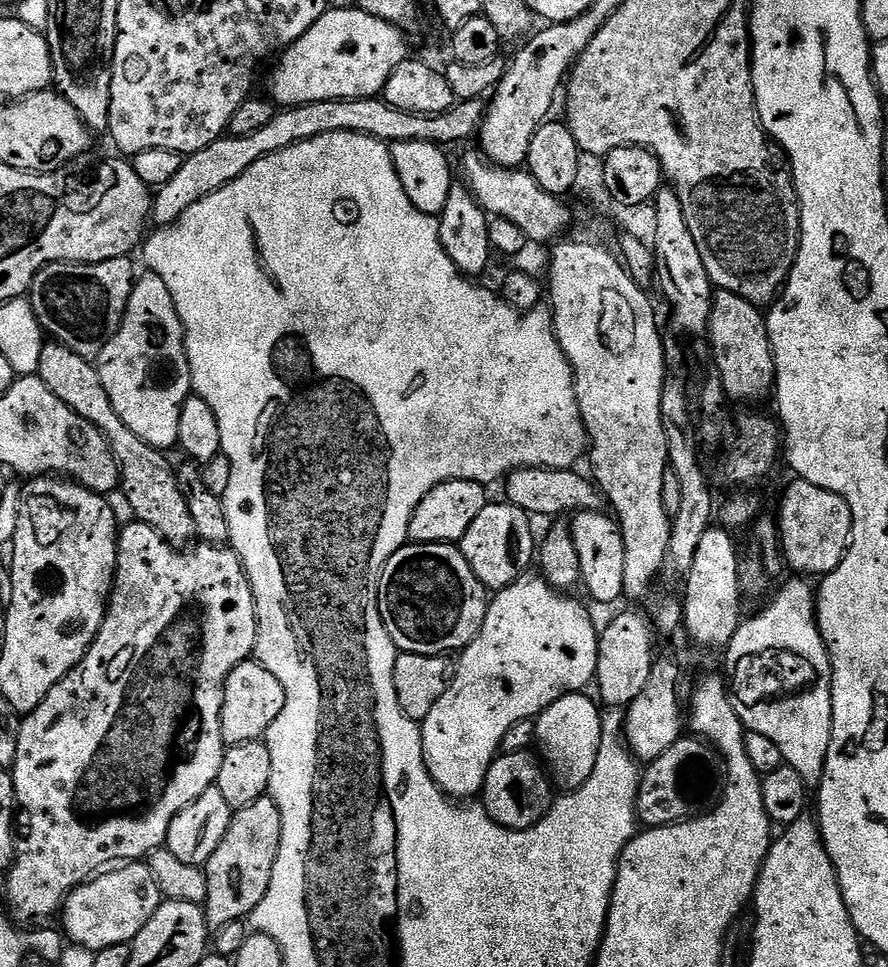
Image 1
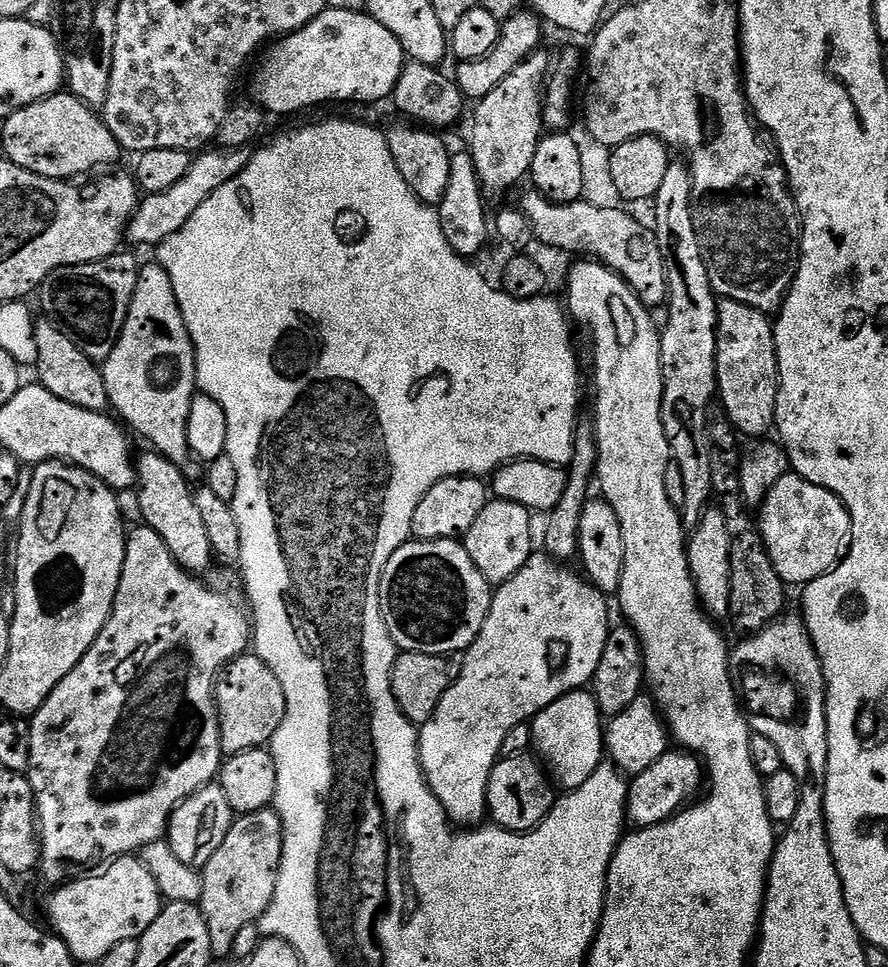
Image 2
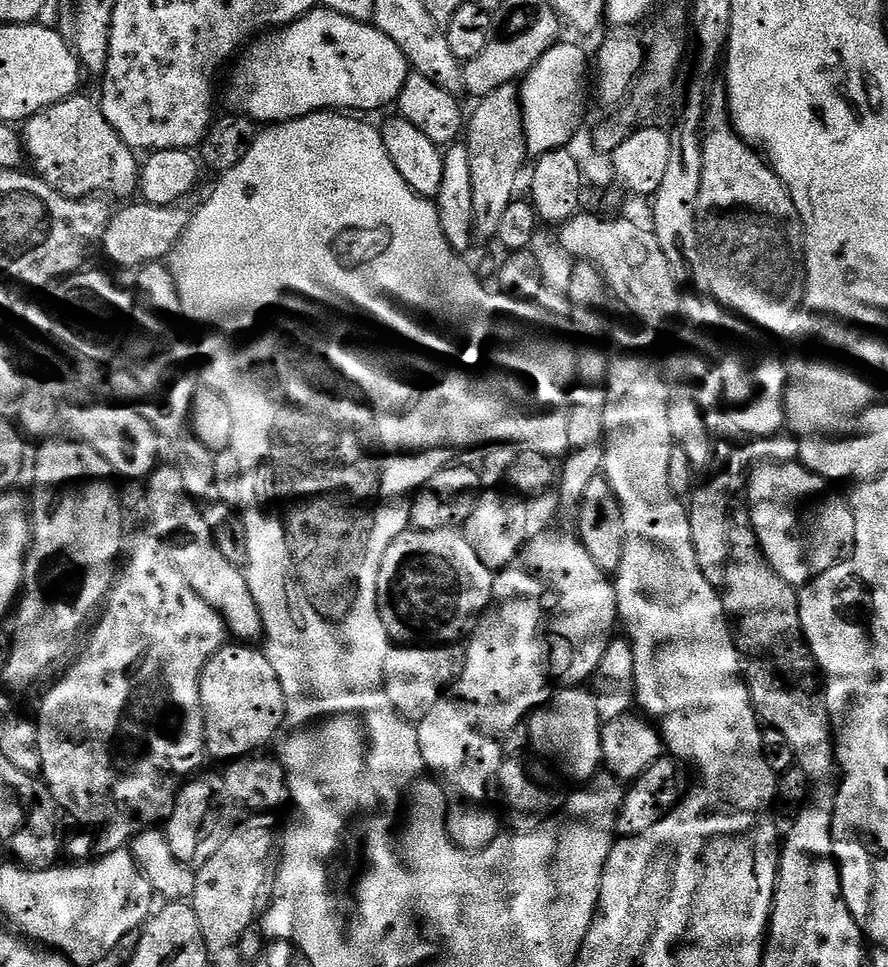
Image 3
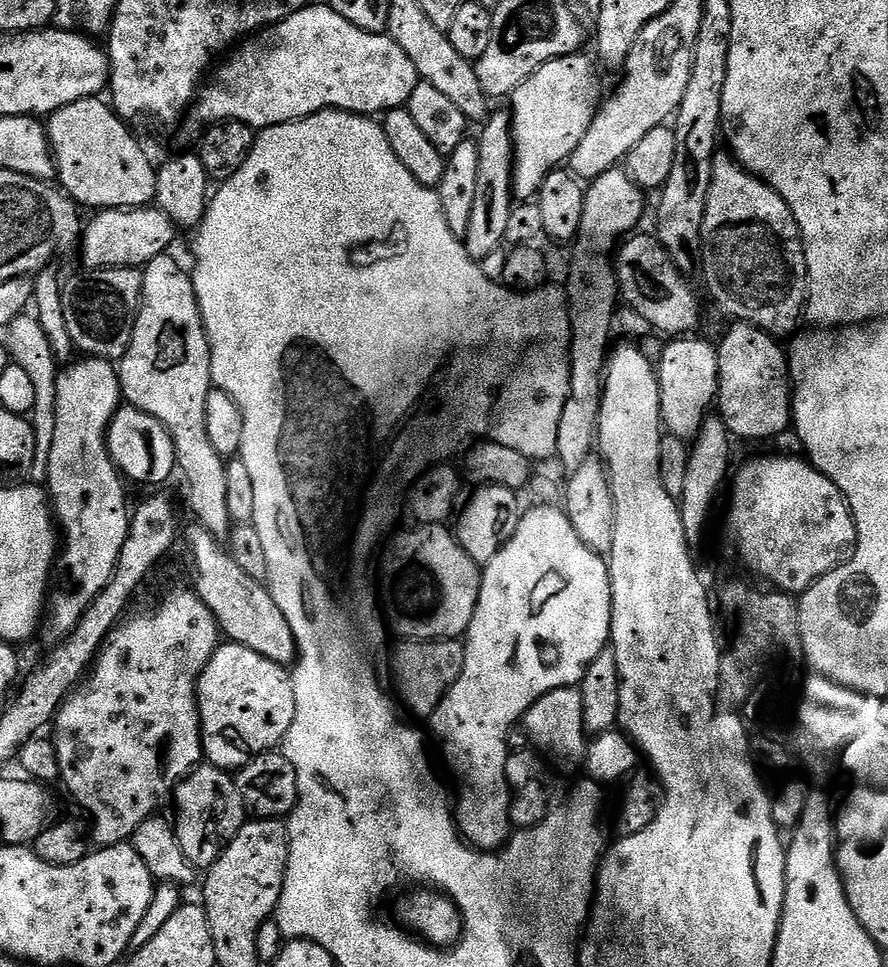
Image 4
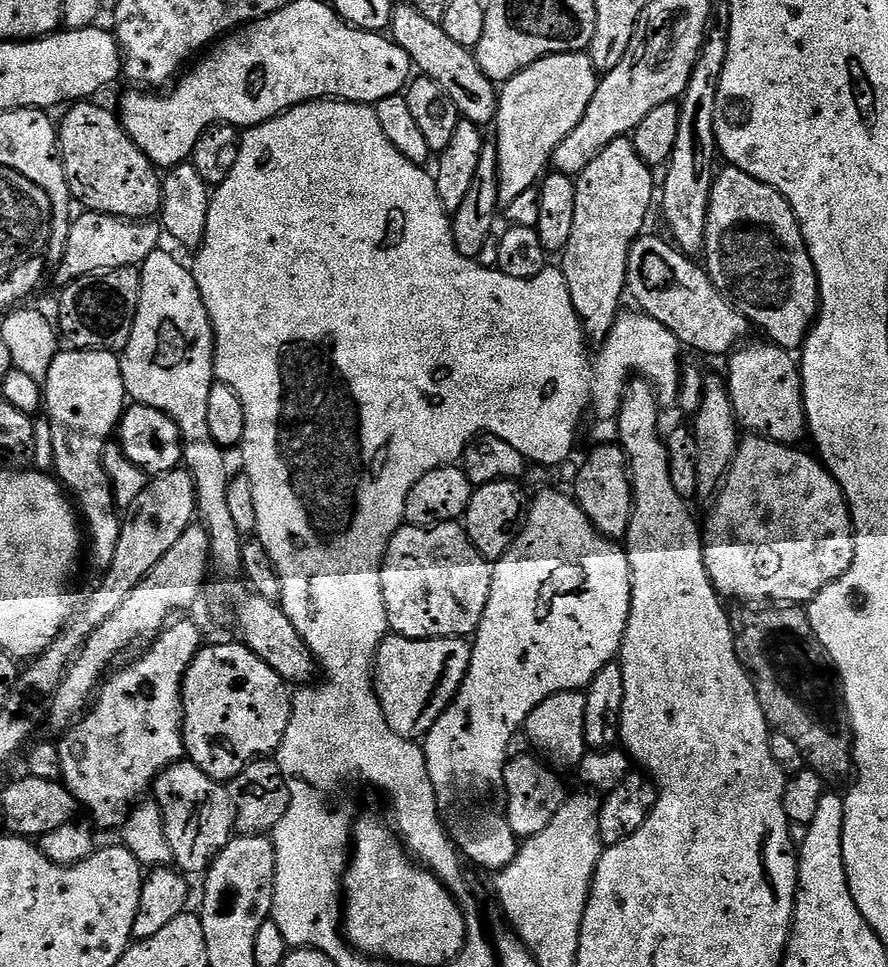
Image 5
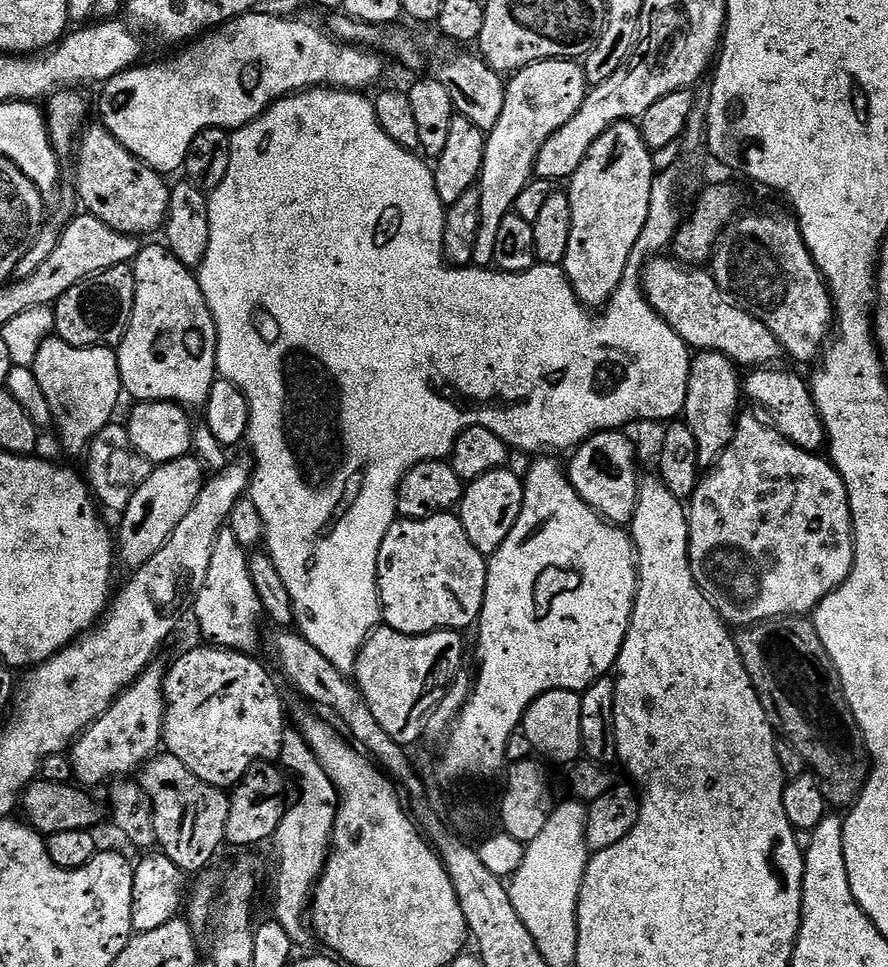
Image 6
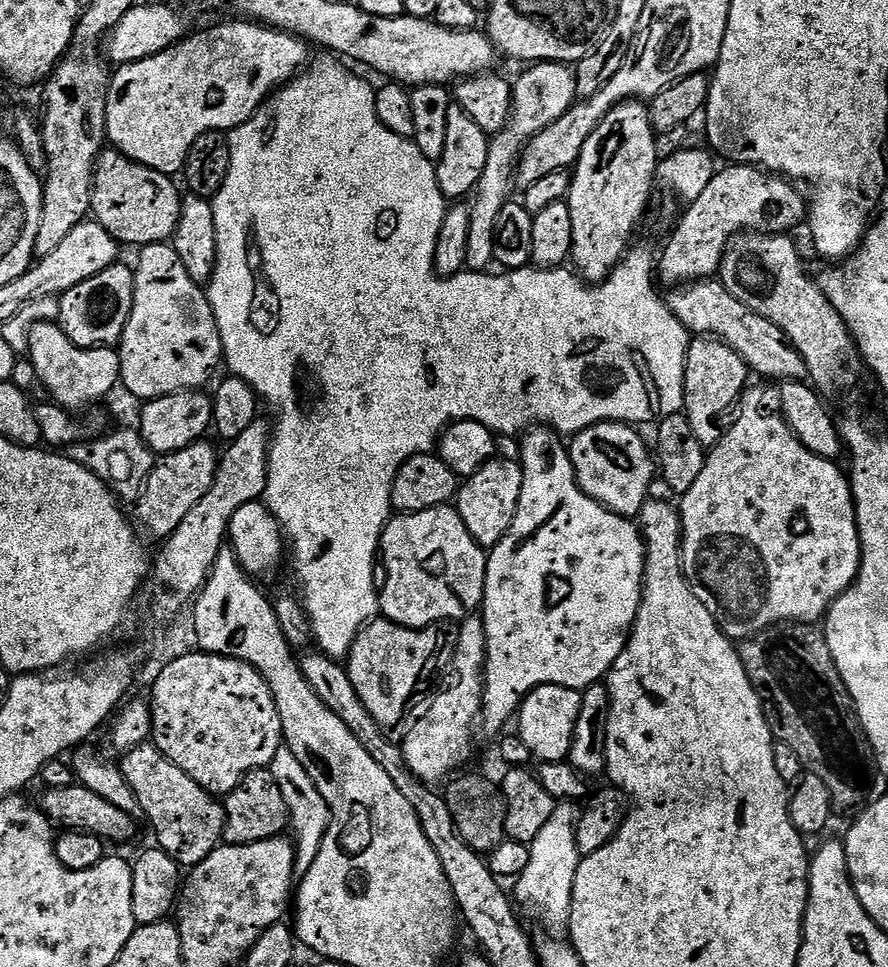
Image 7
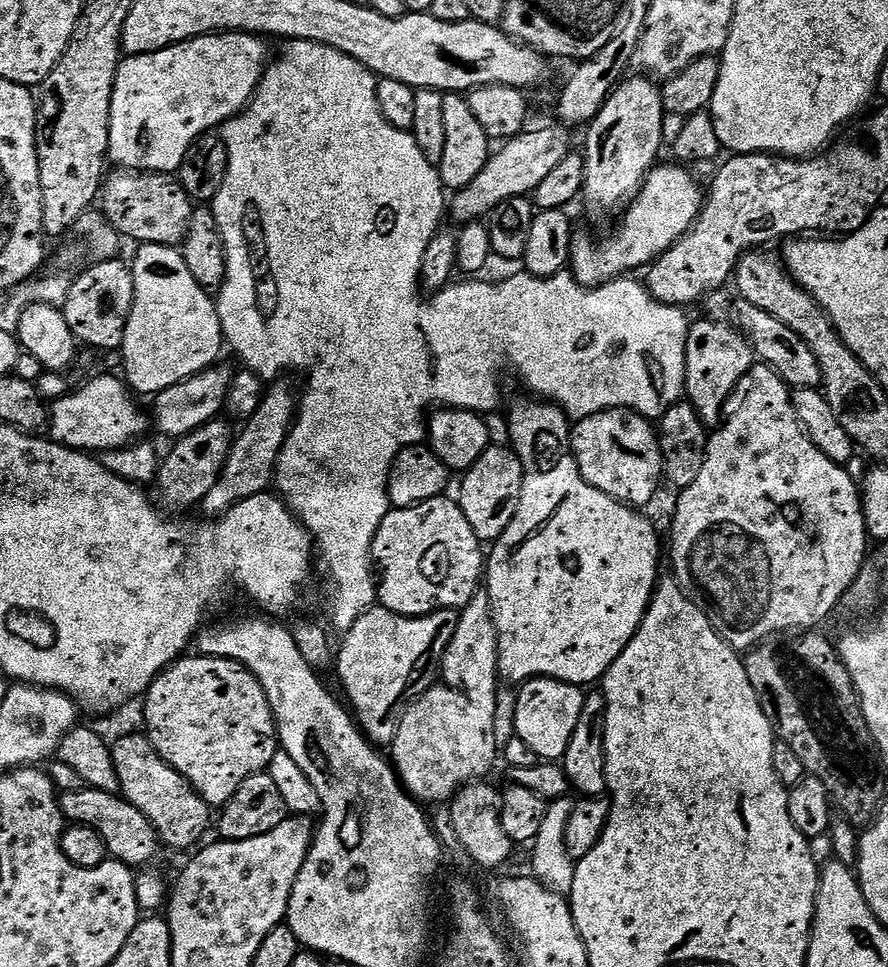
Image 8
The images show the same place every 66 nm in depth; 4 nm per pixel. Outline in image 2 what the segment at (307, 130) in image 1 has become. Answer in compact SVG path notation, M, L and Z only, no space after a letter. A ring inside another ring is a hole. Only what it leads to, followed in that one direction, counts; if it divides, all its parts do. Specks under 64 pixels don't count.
M251 147L212 151L201 151L193 159L192 169L186 174L186 178L182 178L166 190L145 195L139 201L132 221L126 229L126 240L129 245L132 243L155 246L170 238L170 234L178 234L178 230L182 230L182 226L190 222L190 214L194 214L194 210L198 210L198 206L202 206L202 202L206 202L206 198L210 198L214 190L226 186L226 182L236 178L252 161Z

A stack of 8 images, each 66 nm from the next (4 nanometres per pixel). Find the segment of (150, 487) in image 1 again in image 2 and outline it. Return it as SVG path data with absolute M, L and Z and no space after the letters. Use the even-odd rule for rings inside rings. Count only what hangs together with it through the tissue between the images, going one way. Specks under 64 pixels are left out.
M43 319L36 320L34 330L34 343L38 345L38 358L34 365L35 379L46 390L50 390L54 398L62 398L62 402L70 402L70 406L107 413L110 405L101 365L82 354L82 350L68 337L63 327L57 326L51 319ZM155 450L139 453L136 465L136 504L140 507L140 516L147 527L152 528L162 538L170 554L188 572L204 574L214 564L210 537L206 534L206 525L198 511L193 485L188 485L184 477L185 469L170 462Z

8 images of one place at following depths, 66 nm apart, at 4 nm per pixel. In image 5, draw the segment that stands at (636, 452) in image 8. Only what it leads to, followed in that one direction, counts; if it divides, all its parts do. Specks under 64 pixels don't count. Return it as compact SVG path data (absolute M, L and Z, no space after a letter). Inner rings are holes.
M615 443L612 444L598 445L585 458L584 465L576 476L574 499L600 535L624 538L627 537L632 517L632 484L626 467L624 449Z

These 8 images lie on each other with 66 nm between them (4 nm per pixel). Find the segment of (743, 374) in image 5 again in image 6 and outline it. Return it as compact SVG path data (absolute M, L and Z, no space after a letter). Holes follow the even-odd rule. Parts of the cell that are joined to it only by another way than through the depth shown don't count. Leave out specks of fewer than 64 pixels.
M761 366L755 370L747 373L746 379L742 384L742 392L745 397L748 396L756 404L761 404L766 411L769 412L771 423L778 431L788 439L791 444L798 446L807 452L819 453L825 447L826 437L824 434L824 427L822 426L822 418L818 414L818 408L812 397L812 389L809 381L804 380L800 376L795 376L792 372L772 372L776 370L769 370L767 367Z

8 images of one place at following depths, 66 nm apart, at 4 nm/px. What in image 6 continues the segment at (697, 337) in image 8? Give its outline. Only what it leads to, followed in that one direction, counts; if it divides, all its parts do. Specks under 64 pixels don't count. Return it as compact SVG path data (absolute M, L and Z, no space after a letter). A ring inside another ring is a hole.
M696 352L692 356L682 420L688 425L690 434L694 434L694 442L698 442L701 469L711 468L734 438L736 422L742 412L742 376L739 374L737 365L717 352Z

